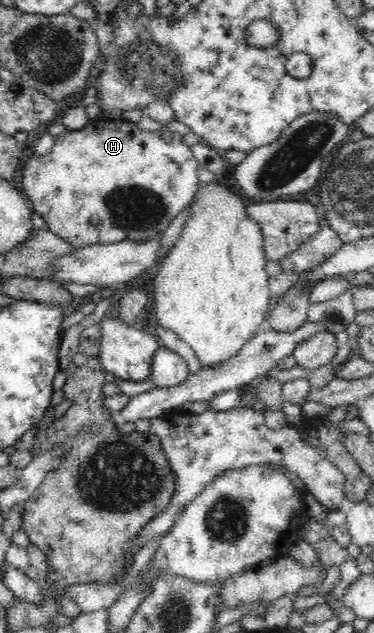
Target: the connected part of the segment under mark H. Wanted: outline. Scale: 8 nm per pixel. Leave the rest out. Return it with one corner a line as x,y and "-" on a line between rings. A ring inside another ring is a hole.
126,119
89,120
83,129
55,136
50,154
28,159
22,172
22,190
35,212
45,220
47,229
78,250
126,239
145,241
163,233
198,193
198,167
193,150
184,143
183,135
168,128
148,131
-
91,218
99,223
92,225

